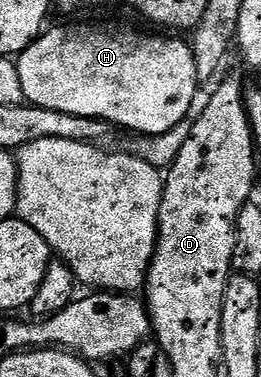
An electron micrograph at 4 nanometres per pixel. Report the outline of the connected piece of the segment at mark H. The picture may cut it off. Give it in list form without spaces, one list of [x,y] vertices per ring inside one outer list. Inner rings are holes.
[[[62,25],[59,29],[49,29],[16,57],[22,96],[29,104],[73,117],[91,117],[93,121],[105,121],[111,127],[119,125],[138,133],[134,135],[172,131],[176,123],[191,116],[190,108],[200,82],[193,50],[186,41],[177,41],[174,35],[153,37],[134,29],[105,29],[102,25]]]

